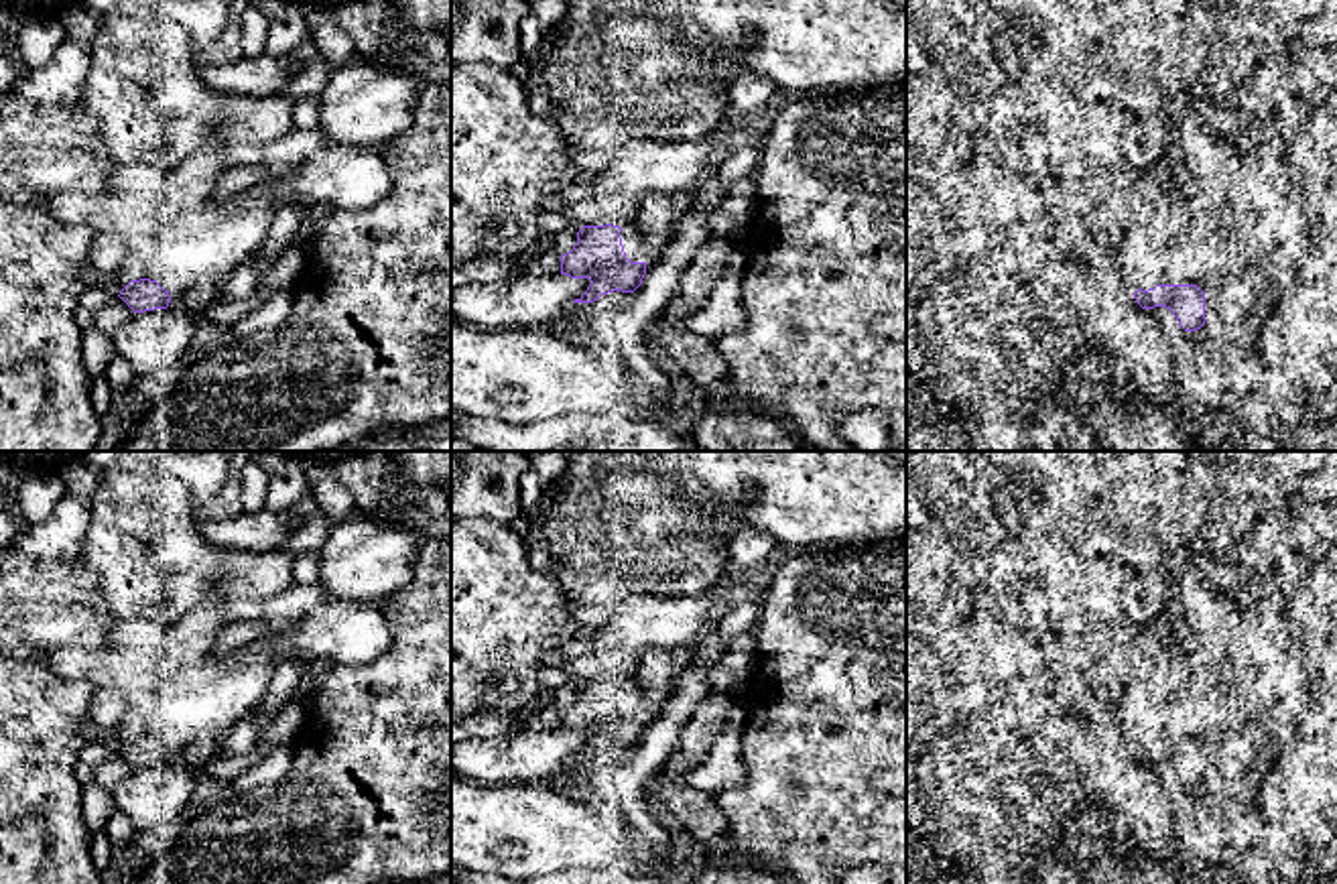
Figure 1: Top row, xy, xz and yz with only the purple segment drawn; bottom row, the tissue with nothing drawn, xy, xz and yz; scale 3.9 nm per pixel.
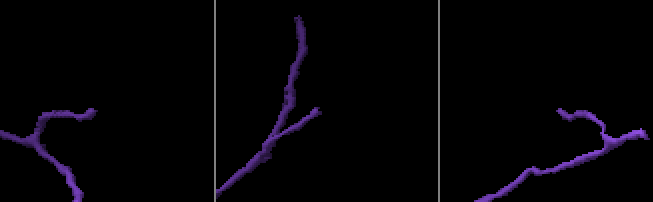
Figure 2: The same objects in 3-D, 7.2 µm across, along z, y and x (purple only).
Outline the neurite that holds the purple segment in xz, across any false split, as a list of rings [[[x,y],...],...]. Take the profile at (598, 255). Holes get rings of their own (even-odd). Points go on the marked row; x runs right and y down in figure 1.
[[[583,226],[577,244],[561,256],[561,274],[589,278],[587,291],[573,303],[593,303],[601,295],[634,293],[646,274],[646,262],[662,256],[662,248],[648,248],[638,226]]]

